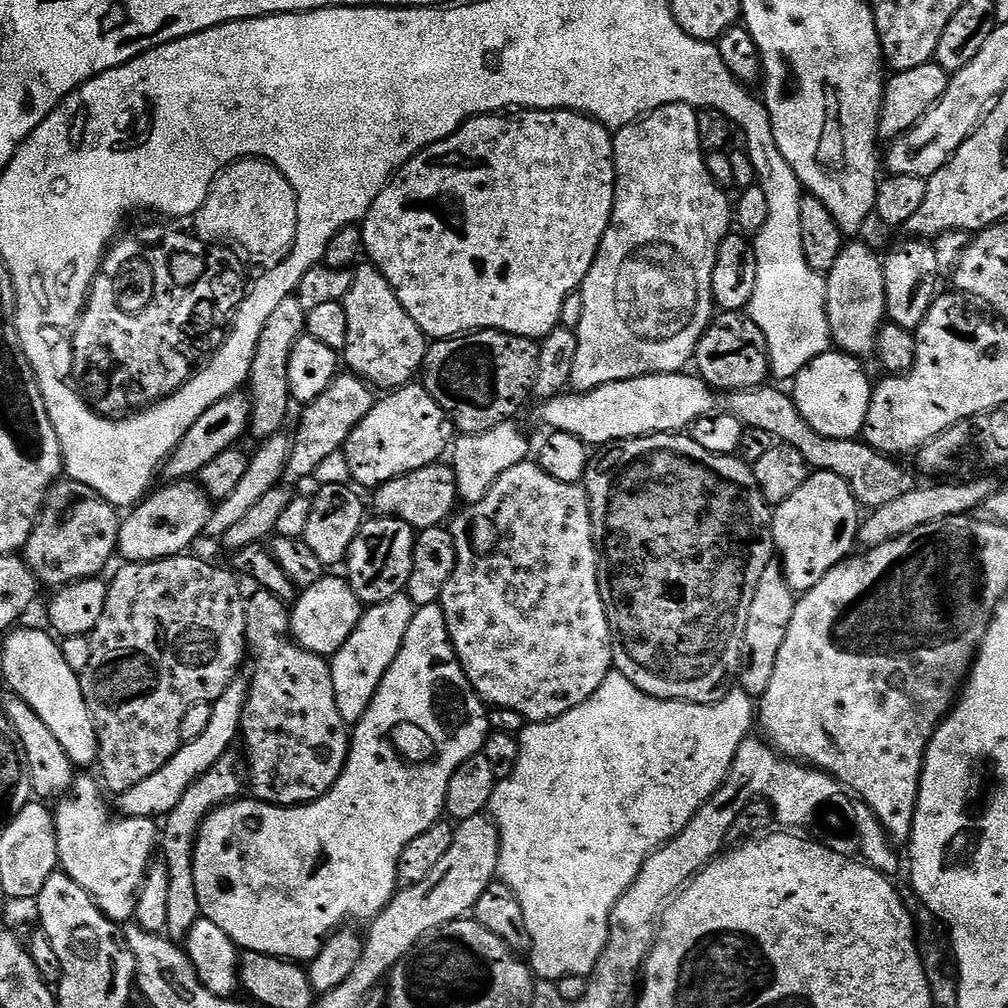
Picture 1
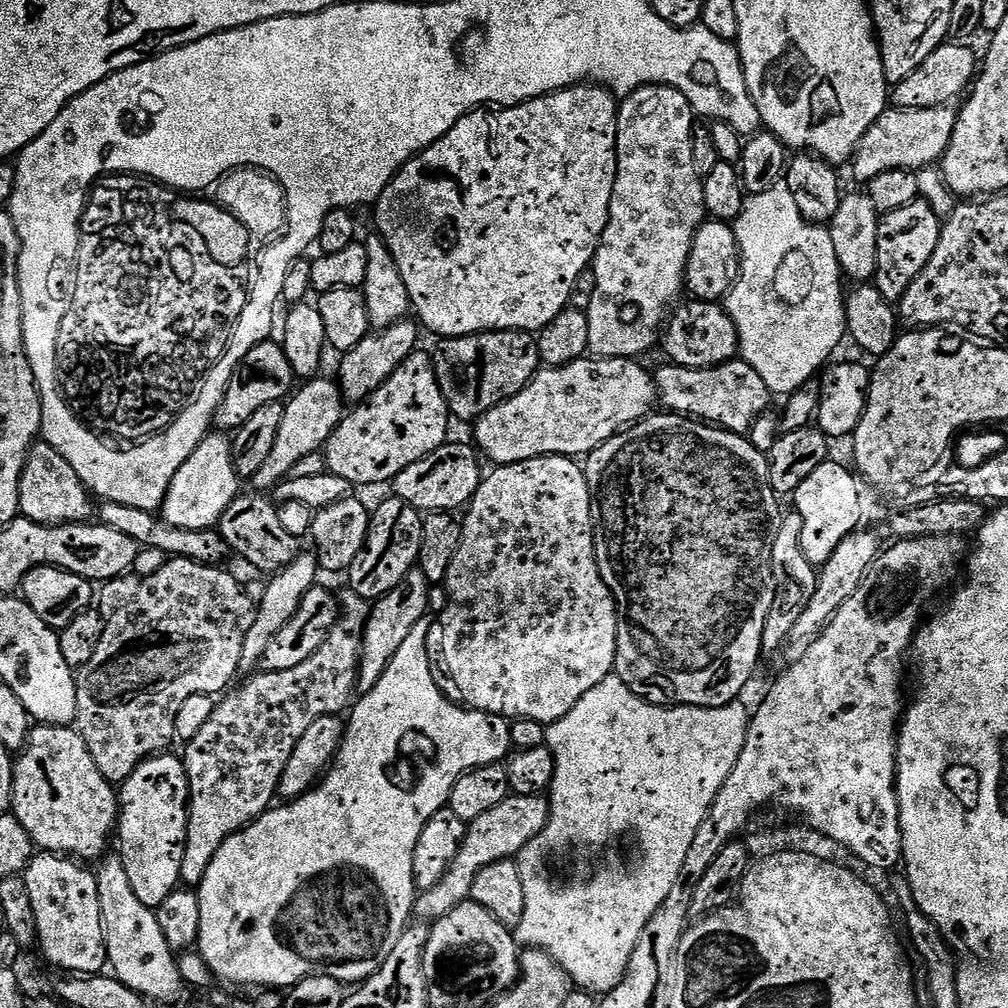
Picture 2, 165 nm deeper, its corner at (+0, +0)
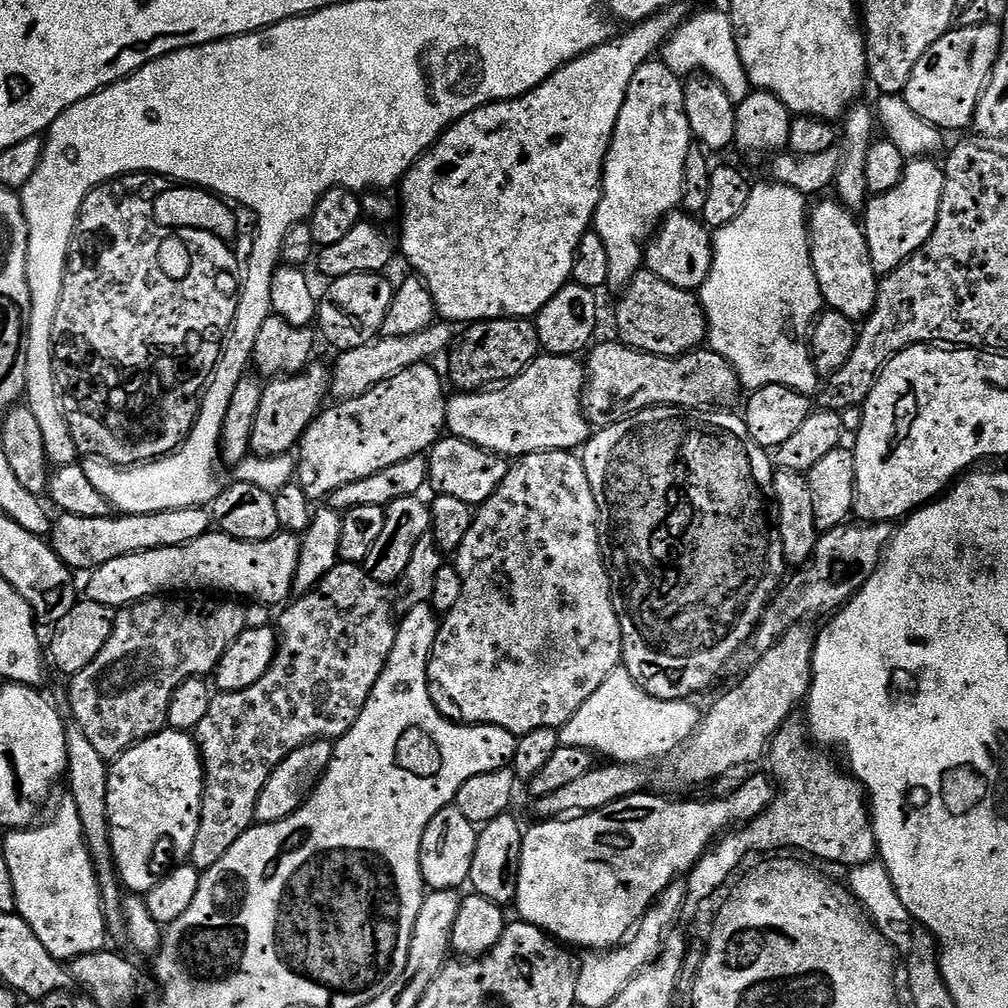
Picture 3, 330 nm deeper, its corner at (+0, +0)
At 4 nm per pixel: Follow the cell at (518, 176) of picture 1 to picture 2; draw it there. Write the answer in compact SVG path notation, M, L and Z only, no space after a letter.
M585 82L575 88L561 88L559 92L551 92L548 96L527 100L524 104L504 106L499 110L470 111L461 116L442 139L401 166L400 173L388 183L386 190L382 190L376 200L375 231L386 242L390 254L394 254L394 262L398 262L398 271L402 273L402 282L406 282L411 311L414 316L416 312L415 319L425 329L428 327L430 331L437 332L440 338L472 336L475 332L514 331L536 334L569 307L574 282L578 282L578 274L589 271L596 258L596 248L608 225L616 177L617 115L617 97L599 84Z

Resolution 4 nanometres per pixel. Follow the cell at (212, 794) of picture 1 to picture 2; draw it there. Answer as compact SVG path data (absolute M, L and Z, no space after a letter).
M345 590L344 593L341 591L338 599L340 618L336 621L334 630L330 630L326 642L322 642L322 646L318 646L318 650L314 650L314 654L310 654L306 662L294 666L294 670L261 671L245 679L248 681L237 692L229 691L223 697L225 700L221 699L217 703L214 714L210 714L210 722L206 722L206 726L202 726L202 730L198 730L198 734L194 734L194 738L183 745L182 759L188 779L188 829L182 854L181 885L192 890L199 889L202 878L206 870L210 870L210 862L214 862L214 854L218 854L222 842L226 842L226 838L230 838L235 832L248 827L263 812L273 807L278 796L277 788L291 752L298 746L299 739L306 730L318 721L318 718L340 716L349 711L358 692L356 679L360 669L360 651L366 634L366 622L372 613L372 604L351 590Z

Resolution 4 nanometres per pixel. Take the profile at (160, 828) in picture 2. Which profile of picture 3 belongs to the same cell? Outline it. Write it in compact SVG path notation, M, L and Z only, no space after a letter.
M165 730L111 761L108 770L108 825L116 874L132 894L146 894L192 855L204 797L200 747L187 732Z

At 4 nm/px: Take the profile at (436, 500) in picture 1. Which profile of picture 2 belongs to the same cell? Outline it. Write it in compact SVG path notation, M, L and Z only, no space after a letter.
M445 442L442 446L438 446L438 450L426 454L418 462L406 466L406 470L402 470L402 474L394 477L390 481L390 488L396 491L393 492L395 499L414 506L422 514L429 512L455 513L456 508L463 509L471 504L482 479L481 457L471 443L468 443L469 445L452 443Z

